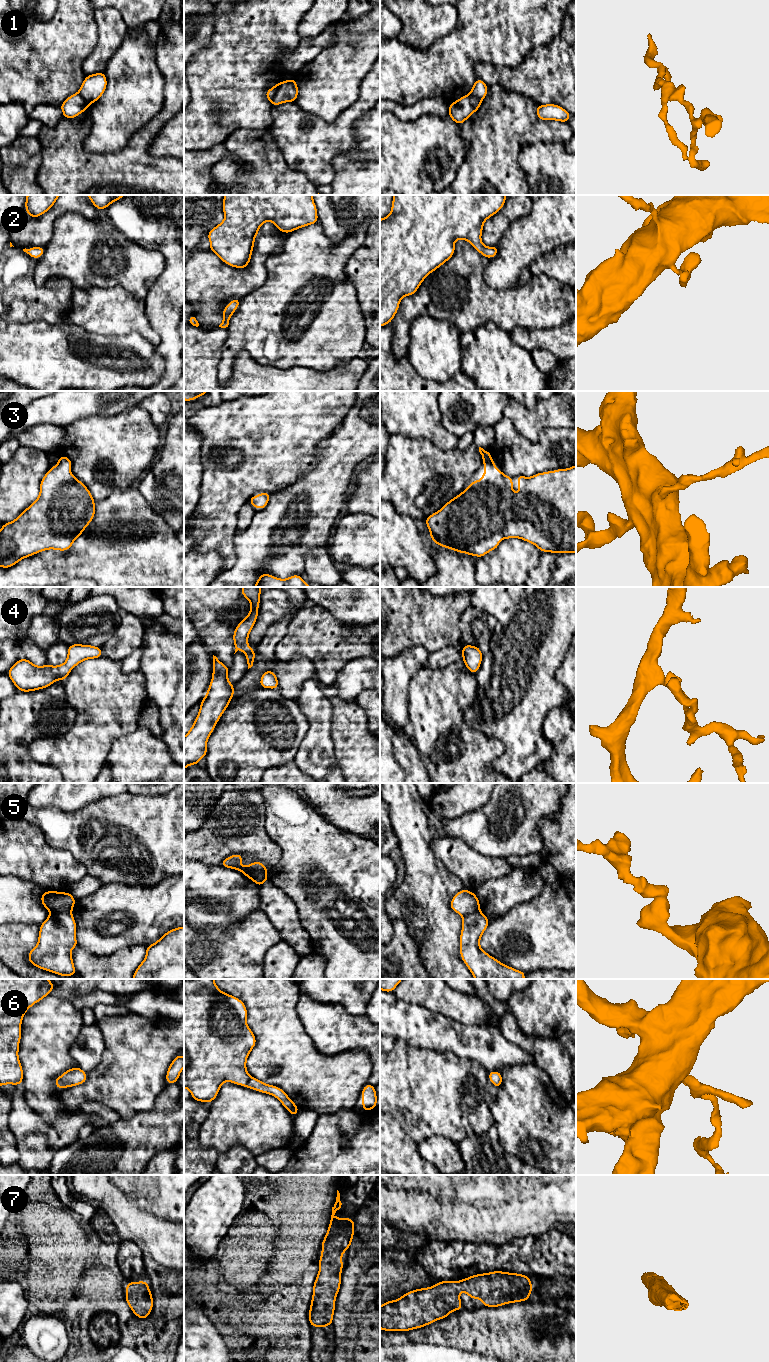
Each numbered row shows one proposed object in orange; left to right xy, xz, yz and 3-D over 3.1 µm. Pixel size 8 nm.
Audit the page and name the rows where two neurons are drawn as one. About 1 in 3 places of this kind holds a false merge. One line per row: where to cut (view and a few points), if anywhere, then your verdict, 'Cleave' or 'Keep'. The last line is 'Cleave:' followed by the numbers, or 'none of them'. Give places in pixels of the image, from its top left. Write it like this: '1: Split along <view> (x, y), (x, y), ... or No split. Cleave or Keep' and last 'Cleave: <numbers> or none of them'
1: Split along xz (280, 83), (270, 101). Cleave
2: No split. Keep
3: No split. Keep
4: No split. Keep
5: Split along xz (266, 874), (246, 875). Cleave
6: No split. Keep
7: No split. Keep
Cleave: 1, 5

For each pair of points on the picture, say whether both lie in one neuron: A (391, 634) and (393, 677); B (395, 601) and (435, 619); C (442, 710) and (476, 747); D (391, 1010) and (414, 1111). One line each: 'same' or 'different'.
A: different
B: same
C: same
D: different

